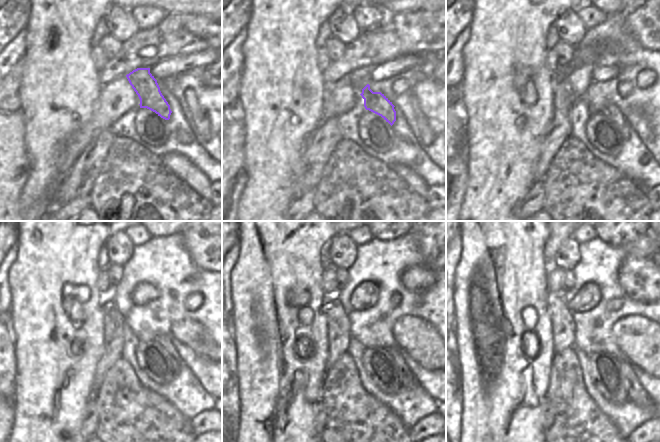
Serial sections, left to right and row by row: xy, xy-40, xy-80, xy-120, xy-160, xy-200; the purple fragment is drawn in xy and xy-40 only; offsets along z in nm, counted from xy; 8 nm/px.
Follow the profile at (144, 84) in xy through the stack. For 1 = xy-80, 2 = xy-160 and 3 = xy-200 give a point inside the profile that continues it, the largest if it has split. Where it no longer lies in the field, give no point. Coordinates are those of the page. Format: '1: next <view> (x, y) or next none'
1: next xy-80 (610, 111)
2: next xy-160 (407, 379)
3: next xy-200 (637, 395)

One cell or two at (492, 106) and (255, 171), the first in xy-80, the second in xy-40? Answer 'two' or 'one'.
one

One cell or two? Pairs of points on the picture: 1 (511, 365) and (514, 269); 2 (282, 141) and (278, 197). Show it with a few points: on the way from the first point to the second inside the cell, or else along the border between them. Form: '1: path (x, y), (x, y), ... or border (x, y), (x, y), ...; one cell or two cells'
1: path (511, 341), (517, 335), (514, 330), (514, 293); one cell
2: path (278, 155), (278, 183); one cell

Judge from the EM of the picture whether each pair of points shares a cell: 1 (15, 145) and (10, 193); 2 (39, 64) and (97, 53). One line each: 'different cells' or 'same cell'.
1: same cell
2: different cells

